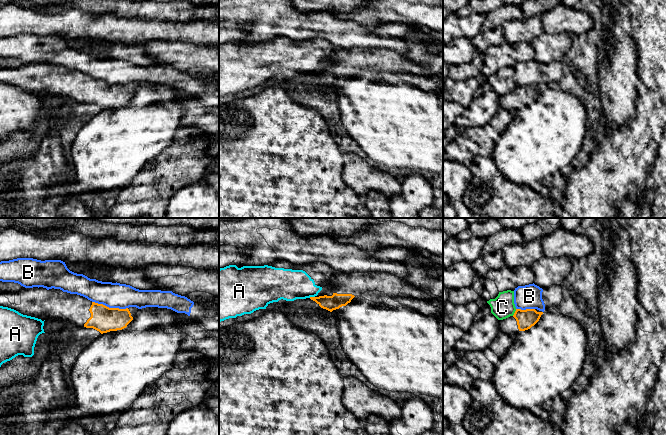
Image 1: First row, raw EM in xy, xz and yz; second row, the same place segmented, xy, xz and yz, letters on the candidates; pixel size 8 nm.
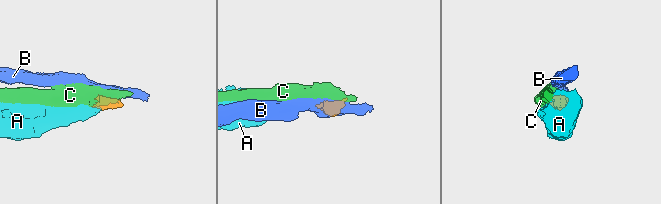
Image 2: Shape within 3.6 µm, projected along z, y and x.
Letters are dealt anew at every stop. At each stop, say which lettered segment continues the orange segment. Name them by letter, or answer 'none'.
none

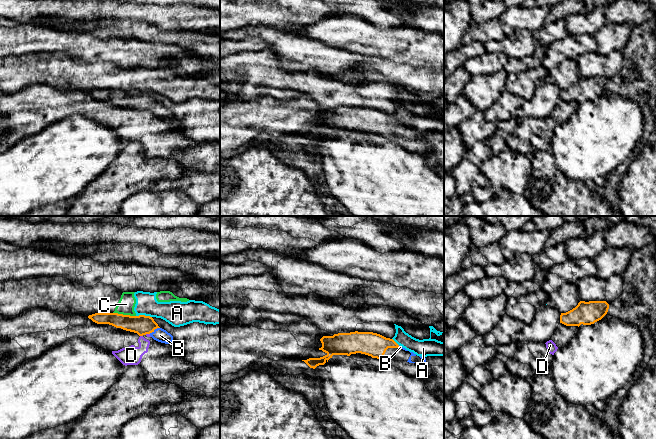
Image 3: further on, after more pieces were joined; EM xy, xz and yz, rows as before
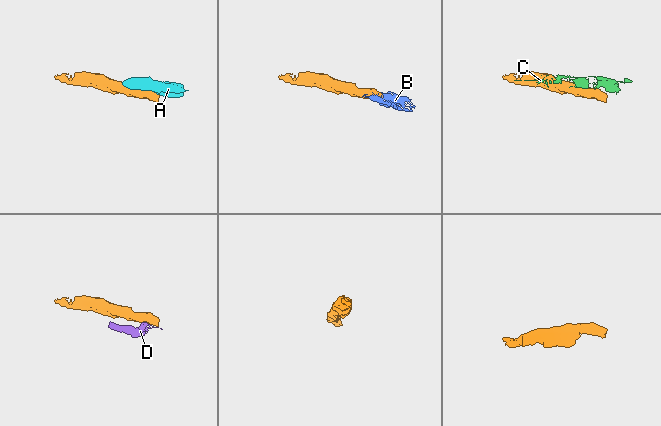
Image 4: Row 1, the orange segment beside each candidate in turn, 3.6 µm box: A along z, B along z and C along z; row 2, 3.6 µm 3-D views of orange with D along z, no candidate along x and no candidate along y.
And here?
B

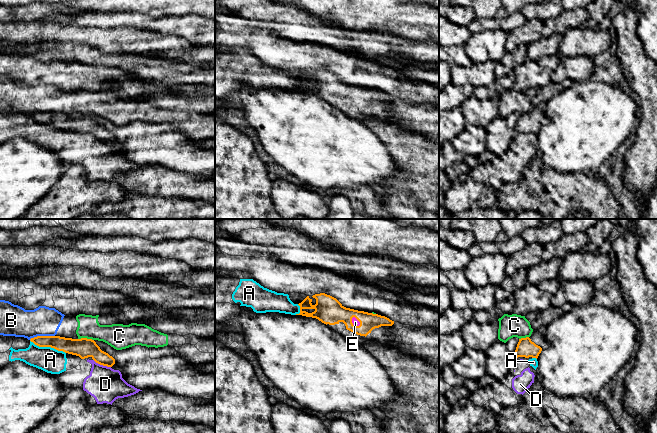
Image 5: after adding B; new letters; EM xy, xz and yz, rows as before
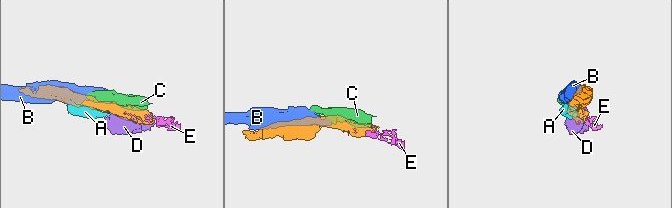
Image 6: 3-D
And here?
E

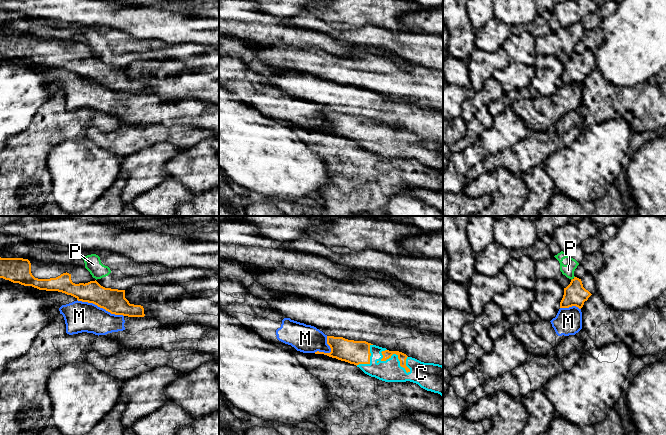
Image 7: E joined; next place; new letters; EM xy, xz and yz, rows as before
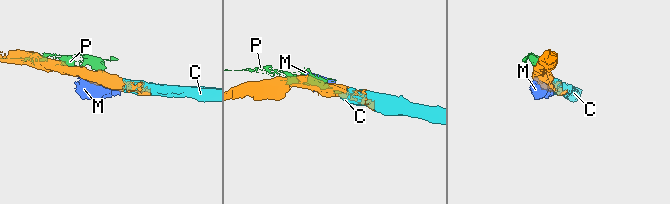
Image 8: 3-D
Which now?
C

